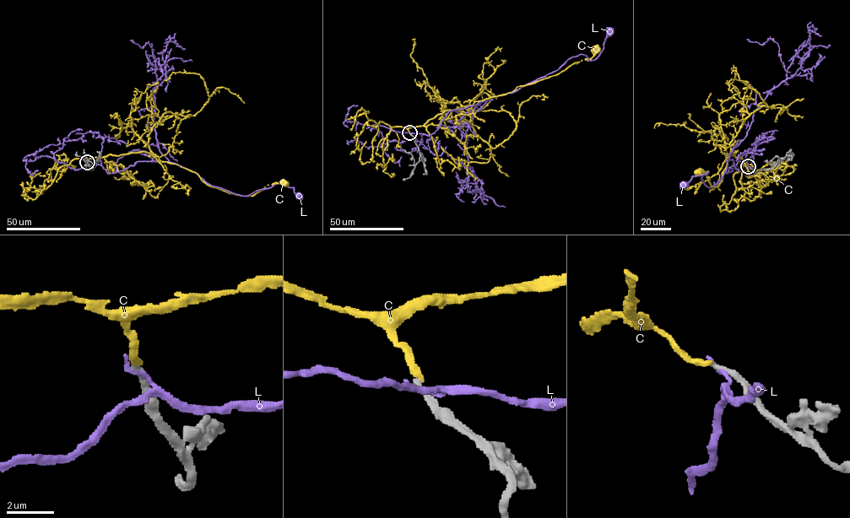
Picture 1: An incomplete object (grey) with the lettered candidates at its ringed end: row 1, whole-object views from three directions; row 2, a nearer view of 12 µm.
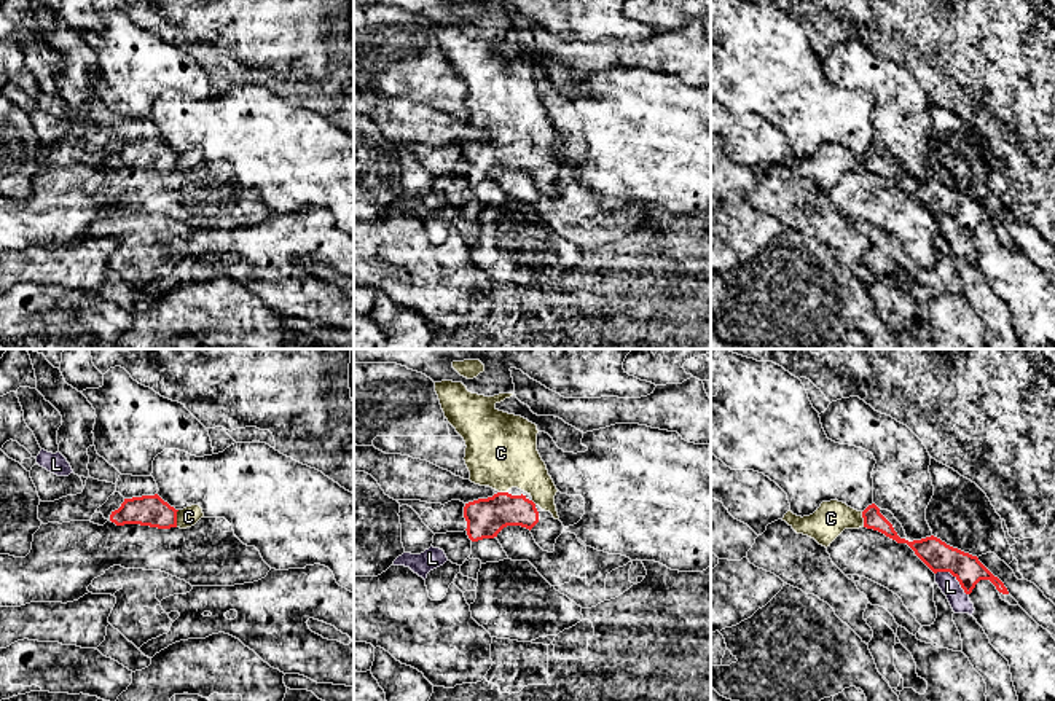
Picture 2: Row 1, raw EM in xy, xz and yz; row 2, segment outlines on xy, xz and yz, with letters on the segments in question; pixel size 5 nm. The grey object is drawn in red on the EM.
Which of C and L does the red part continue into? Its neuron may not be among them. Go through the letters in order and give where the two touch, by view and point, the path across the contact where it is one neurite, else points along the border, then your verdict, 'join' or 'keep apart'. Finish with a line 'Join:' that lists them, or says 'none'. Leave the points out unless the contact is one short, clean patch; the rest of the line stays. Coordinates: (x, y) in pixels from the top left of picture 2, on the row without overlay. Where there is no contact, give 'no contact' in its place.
C: meets red in xy at (176, 161); runs through xy (149, 153), (176, 161), (188, 160); join
L: meets red in yz at (953, 219); keep apart
Join: C

